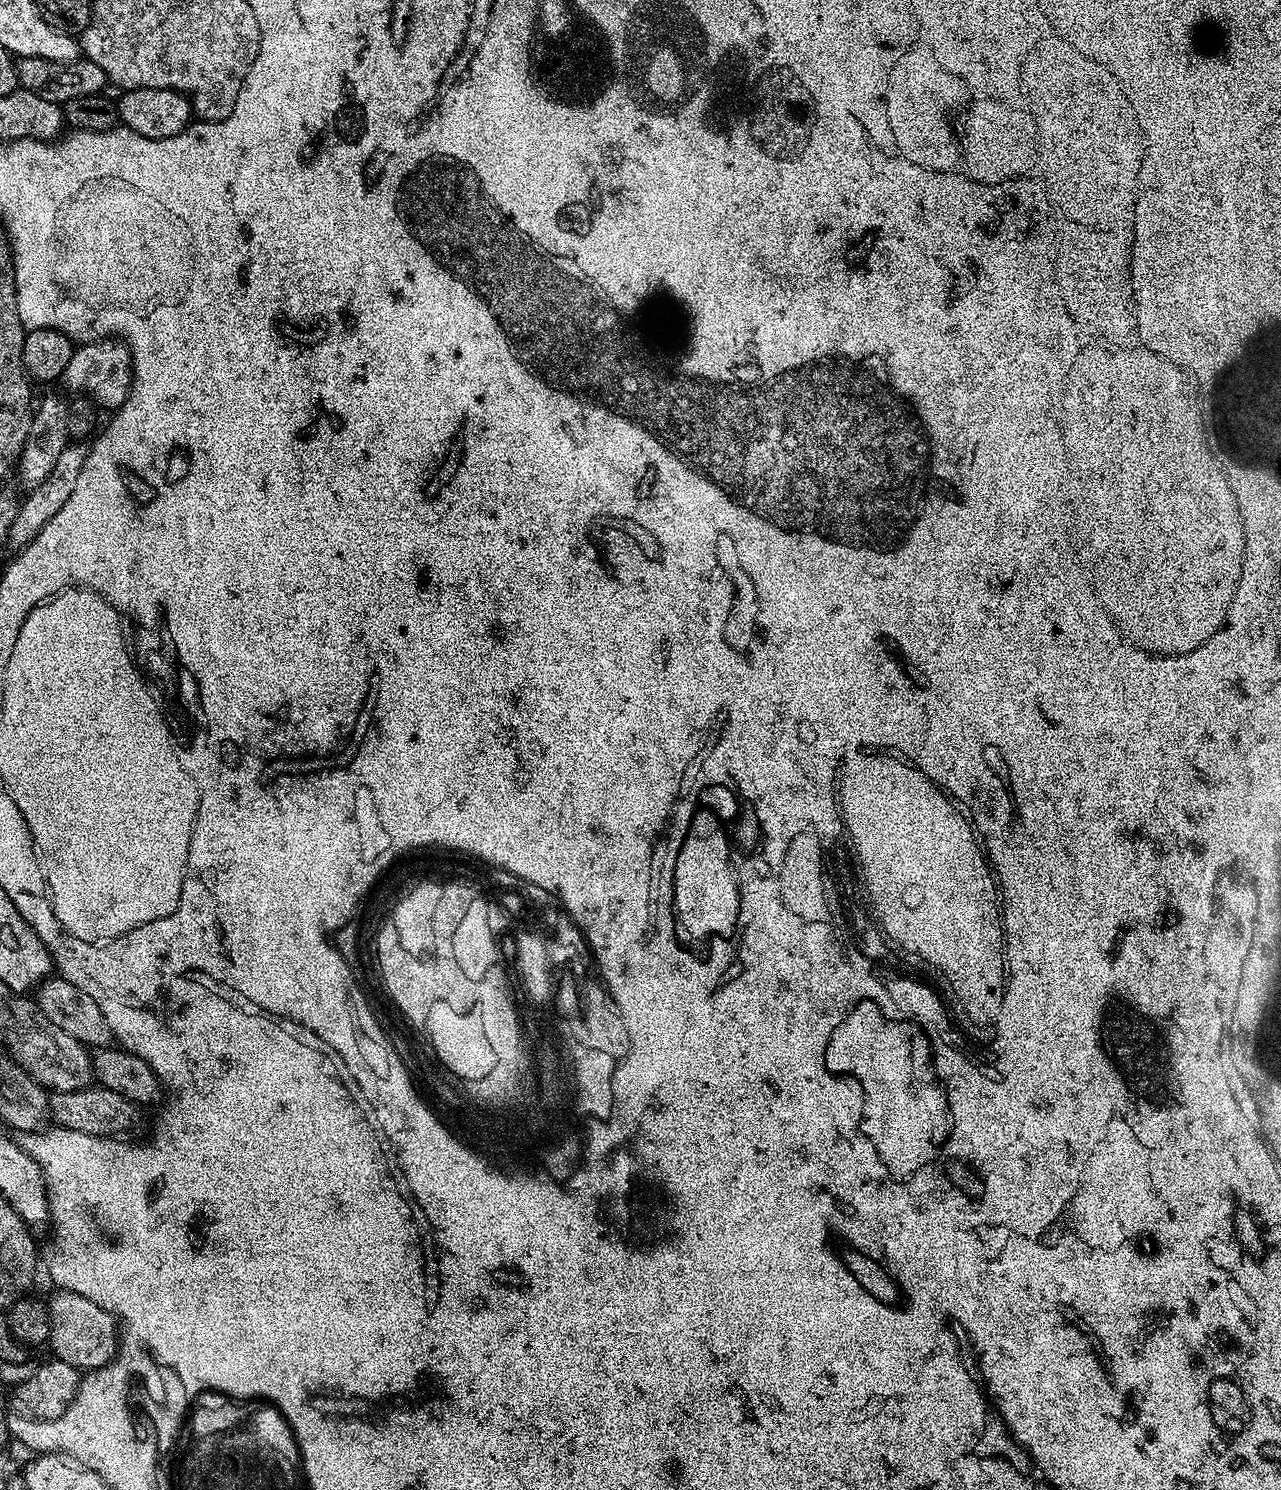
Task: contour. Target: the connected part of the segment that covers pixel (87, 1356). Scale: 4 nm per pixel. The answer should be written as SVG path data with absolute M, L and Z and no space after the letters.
M68 1289L55 1291L54 1294L46 1304L46 1342L50 1344L51 1355L77 1370L91 1370L108 1364L115 1356L115 1349L110 1346L111 1340L112 1343L114 1340L112 1316L90 1299Z

